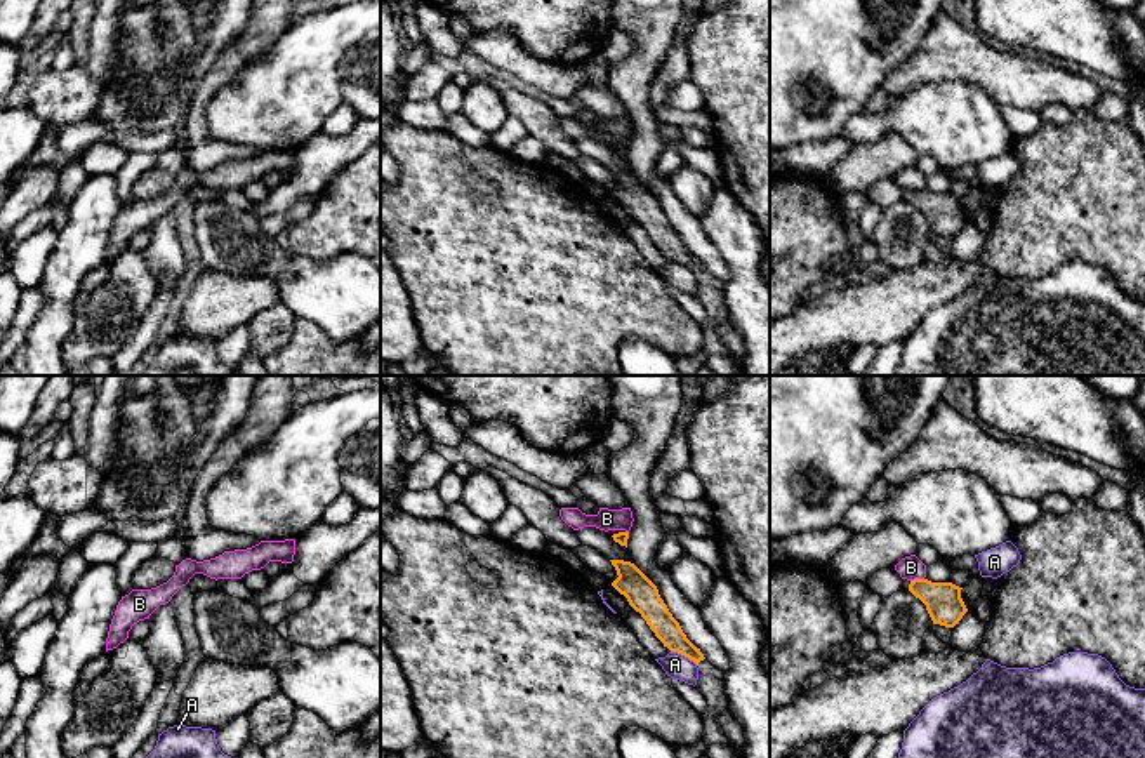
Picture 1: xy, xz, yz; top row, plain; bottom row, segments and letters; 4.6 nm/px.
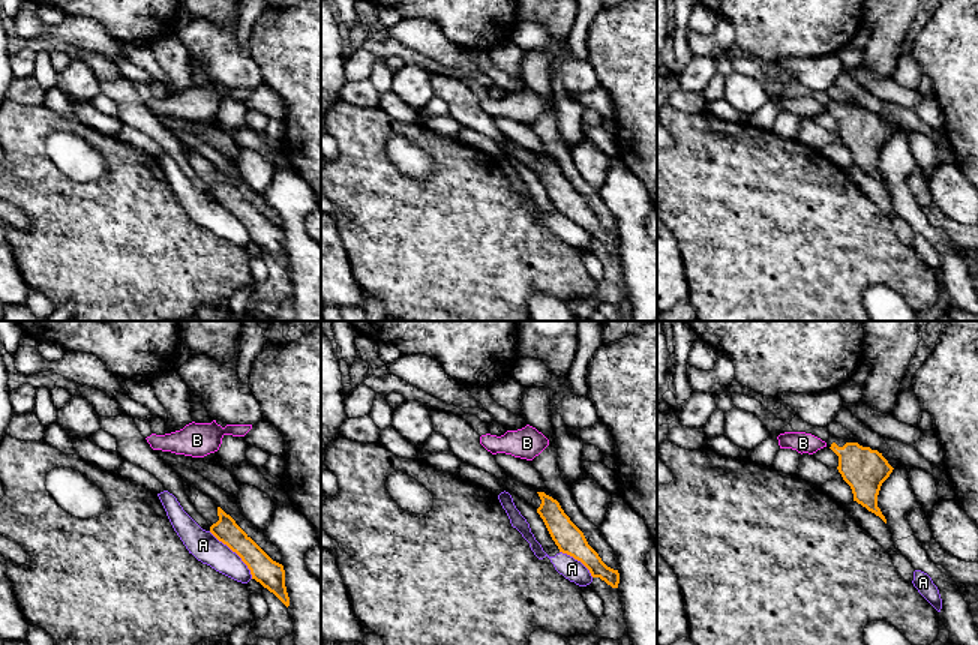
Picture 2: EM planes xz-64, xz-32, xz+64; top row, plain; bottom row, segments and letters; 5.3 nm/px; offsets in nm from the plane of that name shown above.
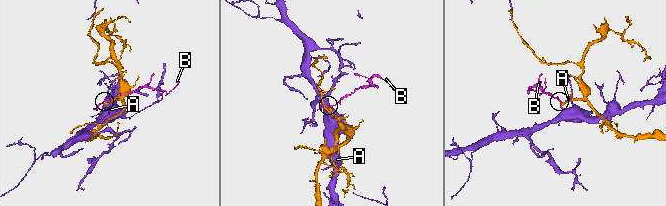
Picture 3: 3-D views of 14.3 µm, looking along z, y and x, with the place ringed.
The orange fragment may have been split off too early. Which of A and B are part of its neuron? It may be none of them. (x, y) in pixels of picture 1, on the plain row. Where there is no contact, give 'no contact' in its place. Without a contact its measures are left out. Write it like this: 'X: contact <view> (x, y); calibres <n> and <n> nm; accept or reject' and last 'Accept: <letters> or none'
A: contact xz (683, 265); calibres 120 and 120 nm; reject
B: contact yz (916, 190); calibres 170 and 110 nm; reject
Accept: none

